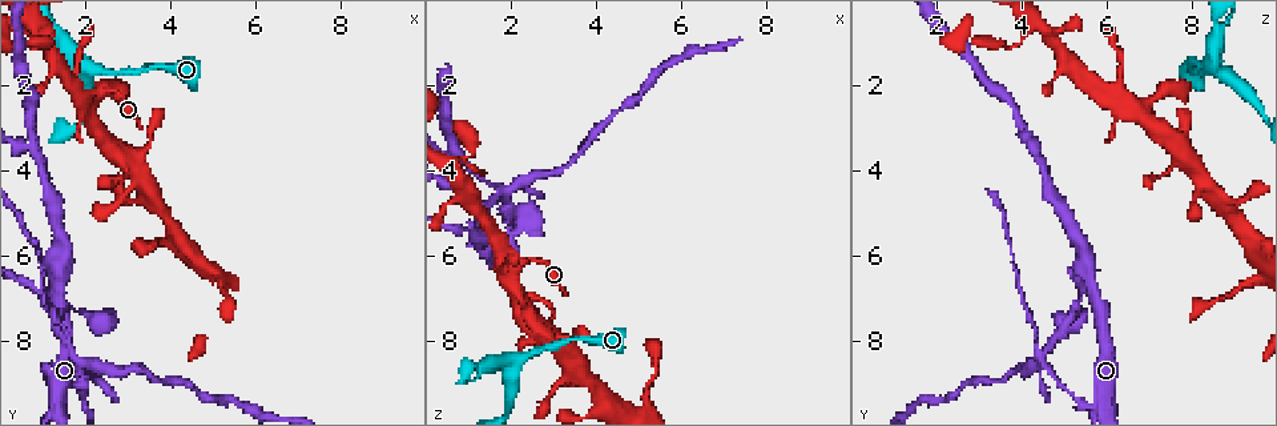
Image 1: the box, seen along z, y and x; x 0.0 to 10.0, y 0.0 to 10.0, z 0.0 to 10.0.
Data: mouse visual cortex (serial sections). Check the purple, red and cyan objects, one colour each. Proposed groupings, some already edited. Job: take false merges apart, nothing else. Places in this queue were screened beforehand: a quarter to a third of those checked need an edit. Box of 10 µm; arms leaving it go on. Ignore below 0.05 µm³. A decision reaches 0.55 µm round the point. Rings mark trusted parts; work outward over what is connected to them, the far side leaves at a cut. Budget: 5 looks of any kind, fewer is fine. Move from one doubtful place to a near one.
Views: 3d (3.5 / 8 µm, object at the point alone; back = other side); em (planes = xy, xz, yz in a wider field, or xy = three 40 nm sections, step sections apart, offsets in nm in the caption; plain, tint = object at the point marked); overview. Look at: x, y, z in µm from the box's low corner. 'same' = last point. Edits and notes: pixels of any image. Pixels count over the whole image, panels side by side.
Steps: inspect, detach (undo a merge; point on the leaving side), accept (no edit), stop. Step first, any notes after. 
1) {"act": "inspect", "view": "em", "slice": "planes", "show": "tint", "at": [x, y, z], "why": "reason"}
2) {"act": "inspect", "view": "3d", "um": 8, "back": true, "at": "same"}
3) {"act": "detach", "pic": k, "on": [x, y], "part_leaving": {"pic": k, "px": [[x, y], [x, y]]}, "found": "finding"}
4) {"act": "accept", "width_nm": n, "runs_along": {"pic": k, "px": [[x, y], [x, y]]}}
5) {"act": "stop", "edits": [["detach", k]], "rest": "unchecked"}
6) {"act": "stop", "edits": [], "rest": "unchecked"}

{"act": "inspect", "view": "3d", "um": 8, "at": [1.00, 3.70, 4.45], "why": "branch point"}

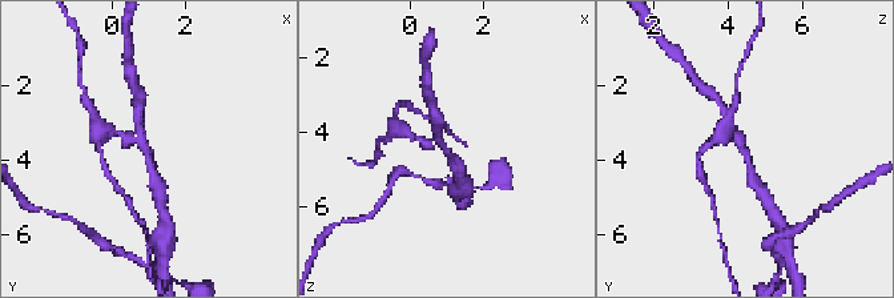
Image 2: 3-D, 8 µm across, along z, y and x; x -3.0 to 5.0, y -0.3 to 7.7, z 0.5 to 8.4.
{"act": "inspect", "view": "3d", "um": 3.5, "at": "same"}

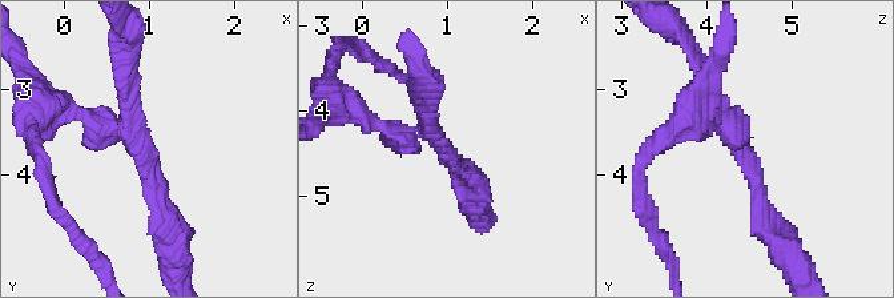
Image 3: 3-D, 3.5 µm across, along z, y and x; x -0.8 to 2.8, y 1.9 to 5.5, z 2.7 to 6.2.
{"act": "detach", "pic": 3, "on": [371, 125], "arm_widths_nm": [200, 200, 250], "part_leaving": {"pic": 3, "px": [[417, 136], [367, 123], [363, 101]]}, "found": "two cells meet here"}

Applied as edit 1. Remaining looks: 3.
{"act": "inspect", "view": "3d", "um": 3.5, "at": [3.10, 3.90, 7.95]}

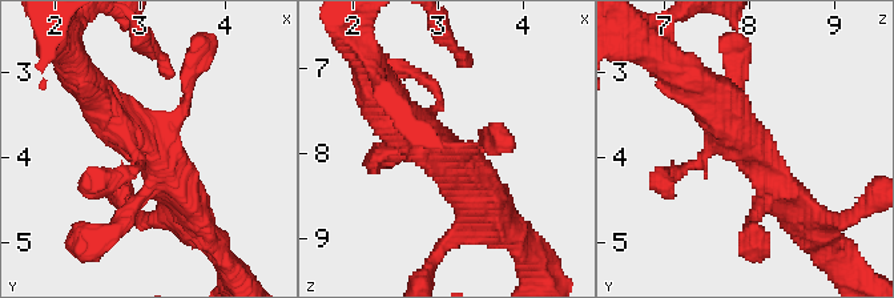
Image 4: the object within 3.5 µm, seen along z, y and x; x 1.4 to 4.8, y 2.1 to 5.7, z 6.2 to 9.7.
{"act": "inspect", "view": "em", "slice": "xy", "step": 5, "show": "tint", "at": [3.05, 3.85, 8.00]}

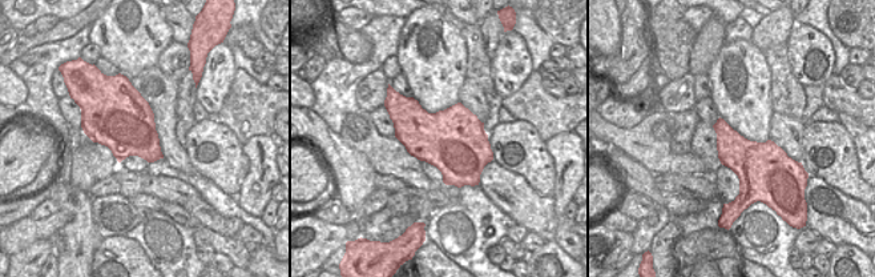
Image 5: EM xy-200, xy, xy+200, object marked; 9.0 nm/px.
{"act": "accept", "width_nm": 600, "runs_along": {"pic": 4, "px": [[91, 88], [160, 161], [189, 206]]}, "found": "one cell here"}

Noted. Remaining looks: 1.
{"act": "stop", "edits": [["detach", 3]], "rest": "unchecked"}

